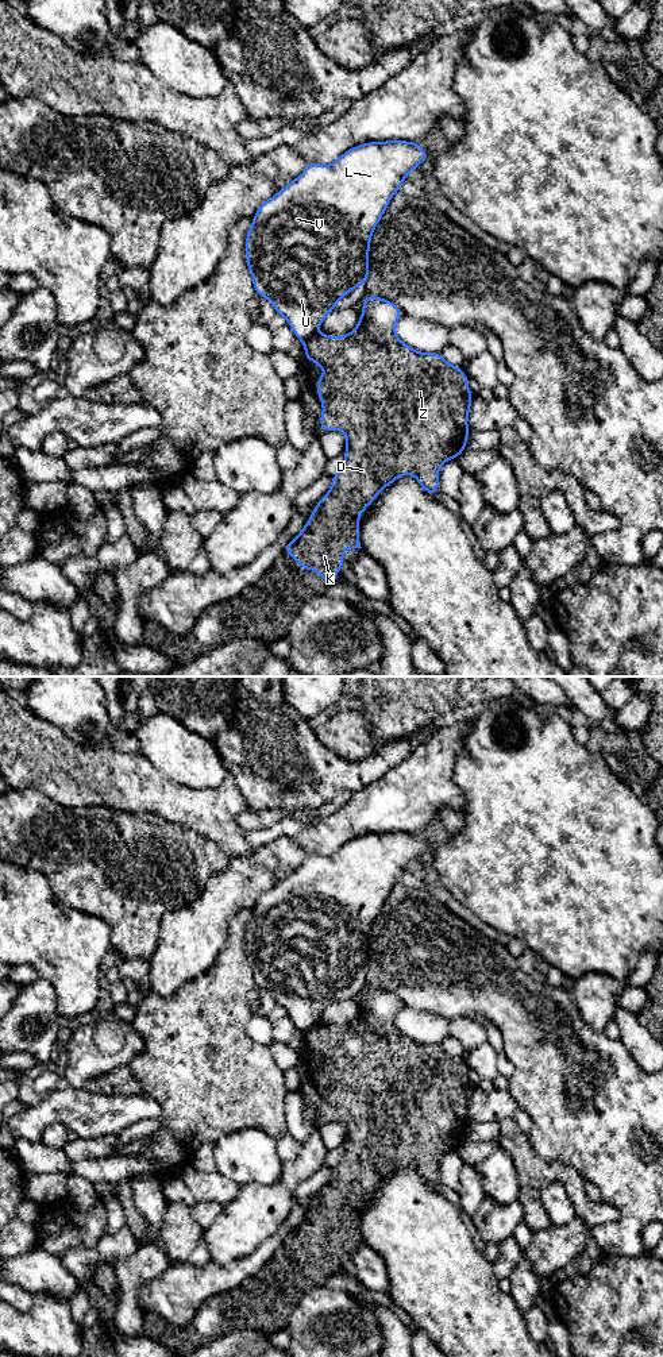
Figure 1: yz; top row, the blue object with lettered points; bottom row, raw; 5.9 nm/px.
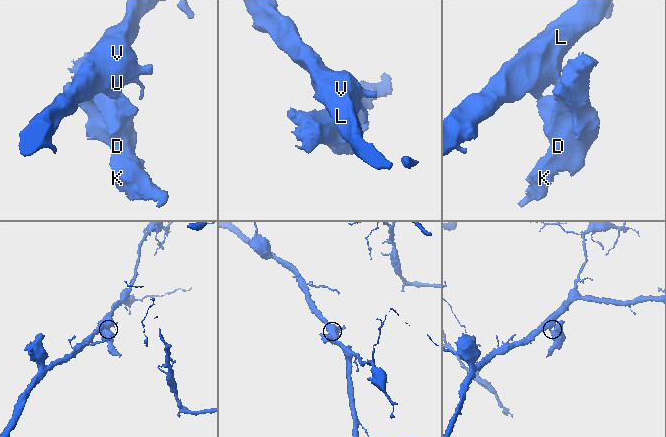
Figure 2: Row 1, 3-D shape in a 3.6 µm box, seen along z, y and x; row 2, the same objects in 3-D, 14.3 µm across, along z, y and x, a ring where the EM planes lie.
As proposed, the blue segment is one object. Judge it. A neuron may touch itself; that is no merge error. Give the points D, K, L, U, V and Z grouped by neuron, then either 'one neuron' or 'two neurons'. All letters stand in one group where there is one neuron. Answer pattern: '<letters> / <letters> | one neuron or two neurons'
D K Z / L U V | two neurons

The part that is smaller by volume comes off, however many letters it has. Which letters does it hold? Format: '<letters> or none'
D, K, Z

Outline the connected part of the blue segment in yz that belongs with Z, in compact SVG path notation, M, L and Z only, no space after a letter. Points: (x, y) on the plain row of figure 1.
M366 986L358 1017L347 1026L312 1026L304 1049L320 1057L316 1084L323 1096L321 1122L346 1125L346 1150L331 1169L331 1180L315 1196L301 1223L284 1240L302 1261L317 1262L325 1277L343 1260L346 1240L362 1240L359 1210L382 1180L412 1165L433 1187L439 1183L439 1160L465 1144L473 1086L469 1069L440 1044L420 1044L396 1025L402 1007L392 992Z

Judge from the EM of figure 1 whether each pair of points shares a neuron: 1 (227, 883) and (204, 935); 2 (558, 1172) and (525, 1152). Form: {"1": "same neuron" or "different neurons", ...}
{"1": "same neuron", "2": "same neuron"}

